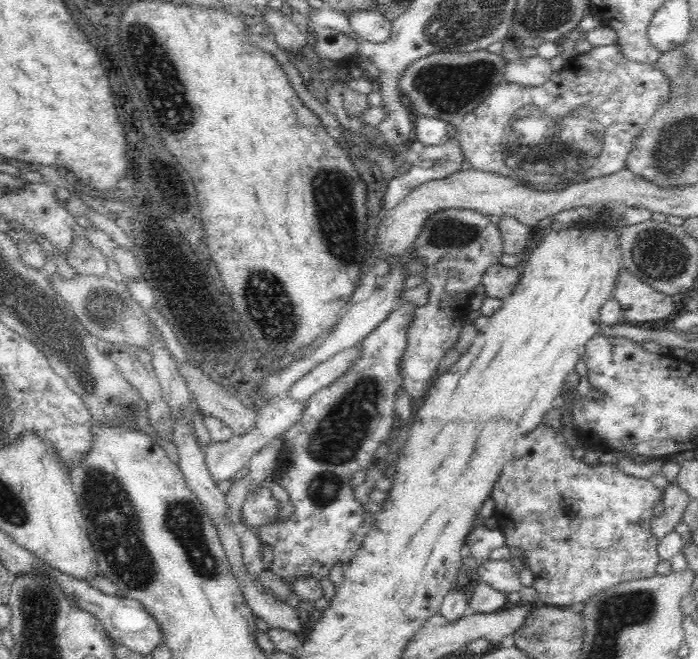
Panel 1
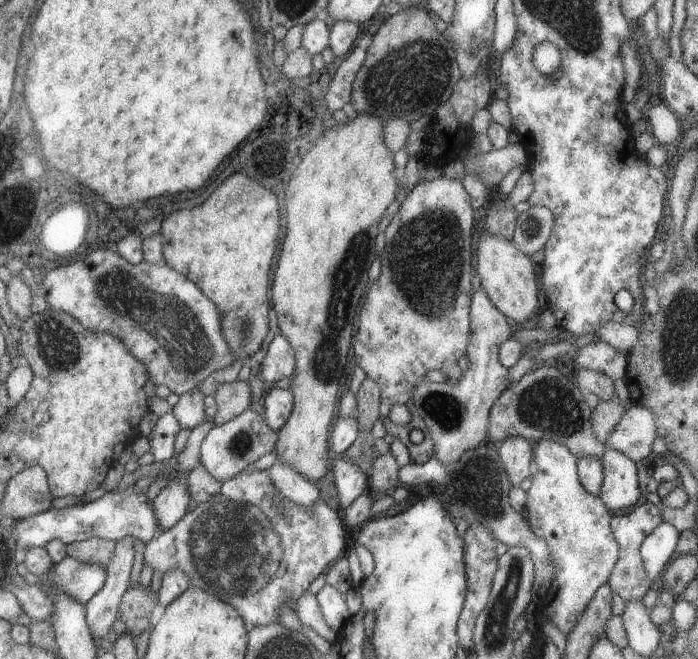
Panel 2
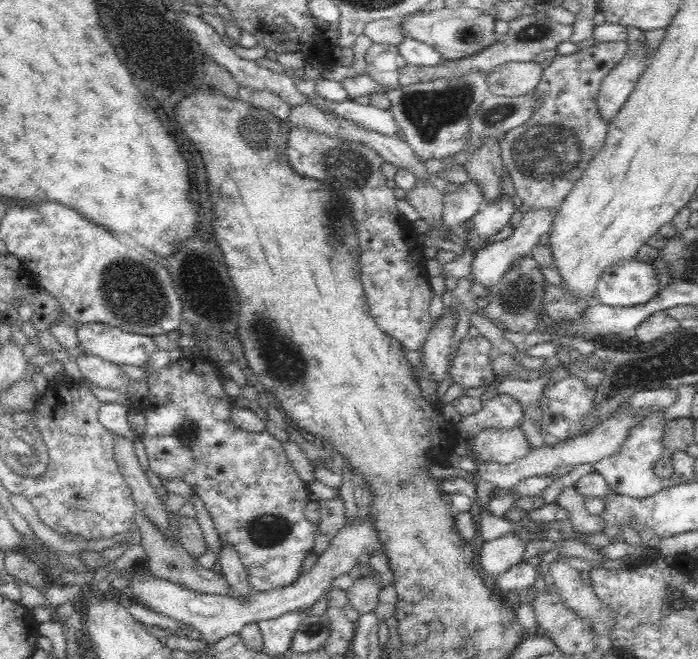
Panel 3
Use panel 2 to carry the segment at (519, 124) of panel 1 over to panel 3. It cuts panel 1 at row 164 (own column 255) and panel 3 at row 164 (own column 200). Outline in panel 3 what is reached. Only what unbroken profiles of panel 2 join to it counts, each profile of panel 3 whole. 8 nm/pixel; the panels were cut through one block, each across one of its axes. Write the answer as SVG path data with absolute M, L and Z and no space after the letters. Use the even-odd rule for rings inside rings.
M600 42L590 48L578 50L575 54L557 56L547 68L543 68L542 80L534 90L538 106L532 110L530 118L520 126L506 130L498 138L503 169L508 172L516 194L527 209L558 209L576 181L588 169L590 162L604 146L608 120L604 120L597 107L597 98L602 80L625 56L627 42Z

